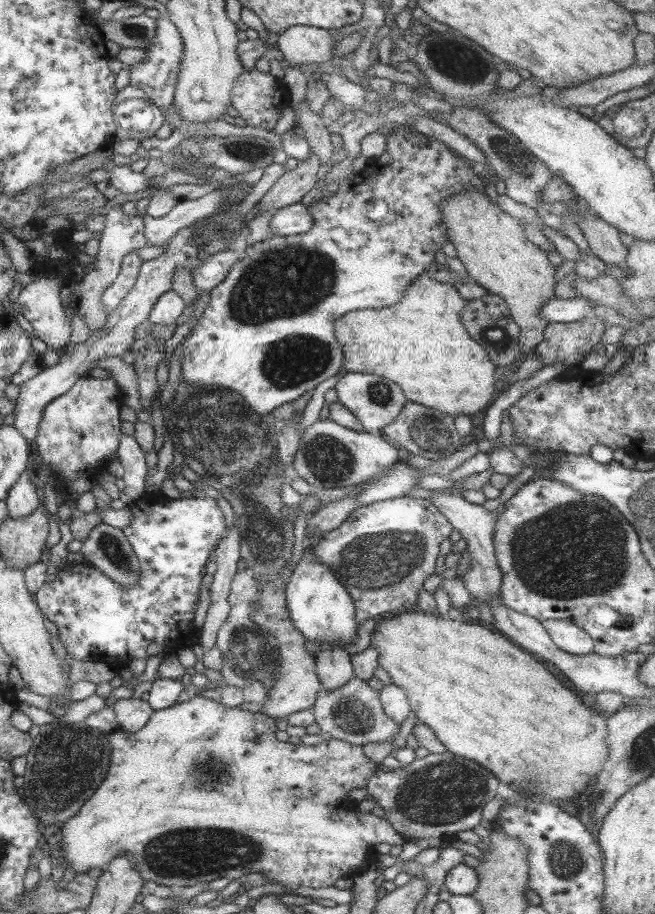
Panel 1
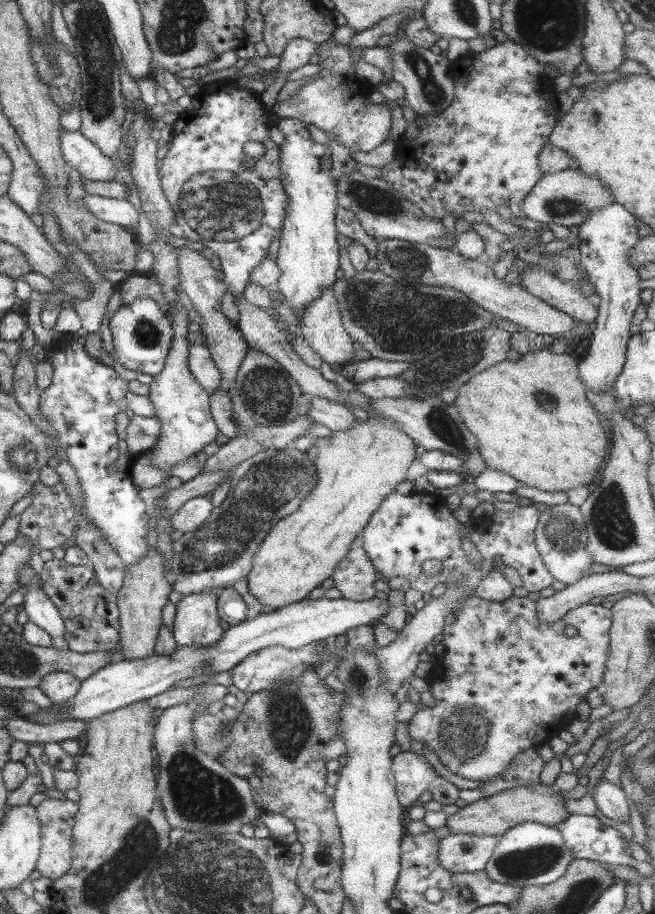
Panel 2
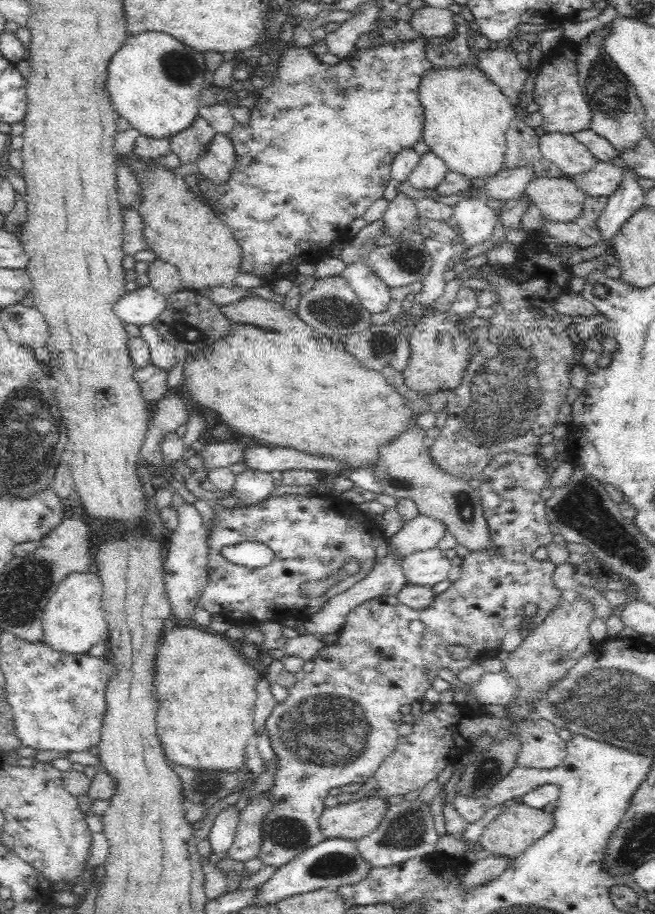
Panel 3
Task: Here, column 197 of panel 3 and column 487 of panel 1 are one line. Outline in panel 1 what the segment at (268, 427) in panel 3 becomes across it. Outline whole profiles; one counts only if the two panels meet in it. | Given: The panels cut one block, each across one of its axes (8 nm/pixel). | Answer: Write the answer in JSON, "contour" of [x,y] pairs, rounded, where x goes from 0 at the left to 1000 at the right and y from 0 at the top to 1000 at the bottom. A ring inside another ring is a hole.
{"contour":[[[646,299],[627,307],[606,333],[579,339],[527,342],[511,349],[508,354],[511,373],[524,383],[522,402],[528,407],[585,411],[608,420],[623,439],[667,447],[692,457],[695,454],[721,455],[750,439],[756,429],[757,400],[747,394],[740,383],[719,372],[704,354],[704,340],[710,330],[693,312],[666,309],[652,299]]]}

